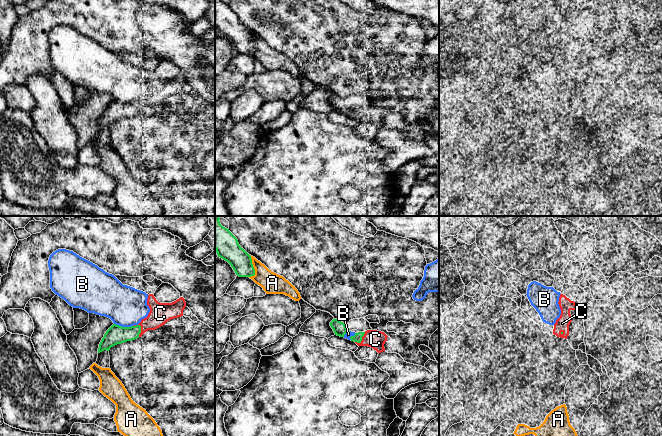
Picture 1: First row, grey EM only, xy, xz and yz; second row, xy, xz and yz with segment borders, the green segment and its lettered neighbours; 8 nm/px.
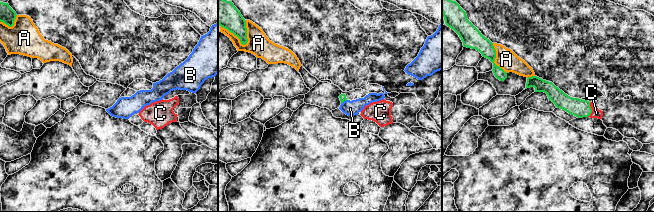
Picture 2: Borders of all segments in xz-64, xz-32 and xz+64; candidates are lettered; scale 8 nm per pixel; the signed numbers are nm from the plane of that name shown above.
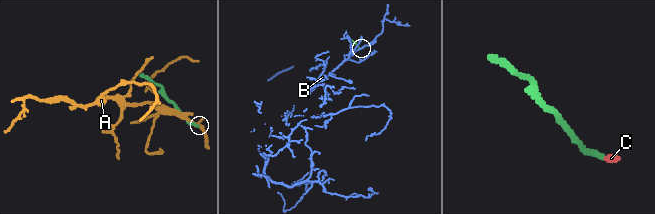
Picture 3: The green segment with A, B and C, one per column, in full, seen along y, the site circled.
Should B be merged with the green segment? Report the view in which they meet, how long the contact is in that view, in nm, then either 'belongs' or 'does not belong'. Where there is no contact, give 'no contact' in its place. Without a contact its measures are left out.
contact in xy; length 160 nm; does not belong

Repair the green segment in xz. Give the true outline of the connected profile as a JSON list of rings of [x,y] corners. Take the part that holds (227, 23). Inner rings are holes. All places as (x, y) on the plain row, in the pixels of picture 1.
[[[215,0],[215,25],[218,33],[227,37],[239,53],[255,51],[251,32],[239,21],[237,14],[223,3]]]

